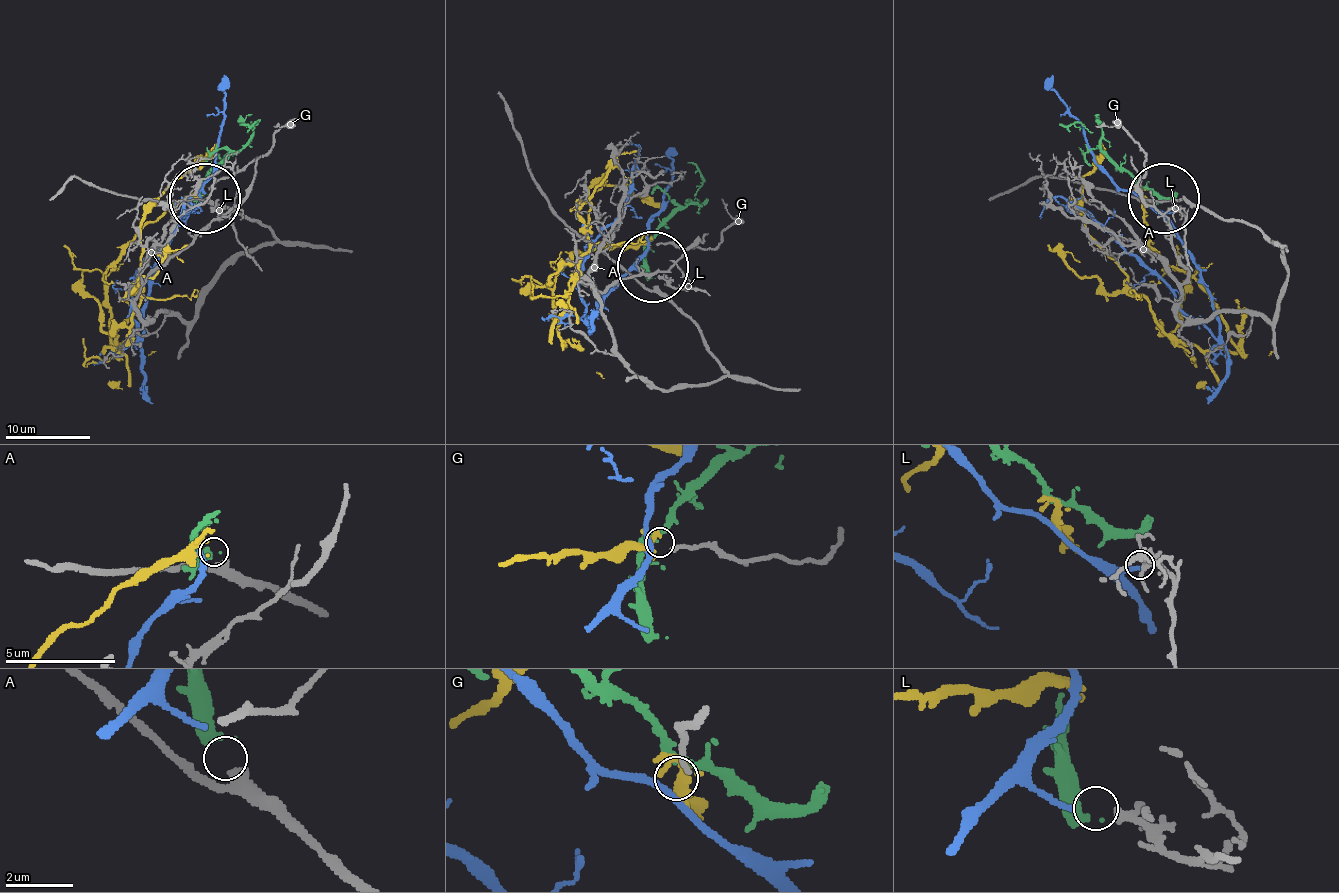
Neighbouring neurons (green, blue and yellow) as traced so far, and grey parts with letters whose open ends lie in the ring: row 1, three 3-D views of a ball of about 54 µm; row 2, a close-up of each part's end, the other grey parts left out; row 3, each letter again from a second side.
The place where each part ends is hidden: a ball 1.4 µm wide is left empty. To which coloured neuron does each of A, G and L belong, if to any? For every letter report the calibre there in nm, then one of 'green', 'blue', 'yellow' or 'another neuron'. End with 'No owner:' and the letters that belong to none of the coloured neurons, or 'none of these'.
A: 280 nm | green
G: 200 nm | yellow
L: 180 nm | another neuron
No owner: L

